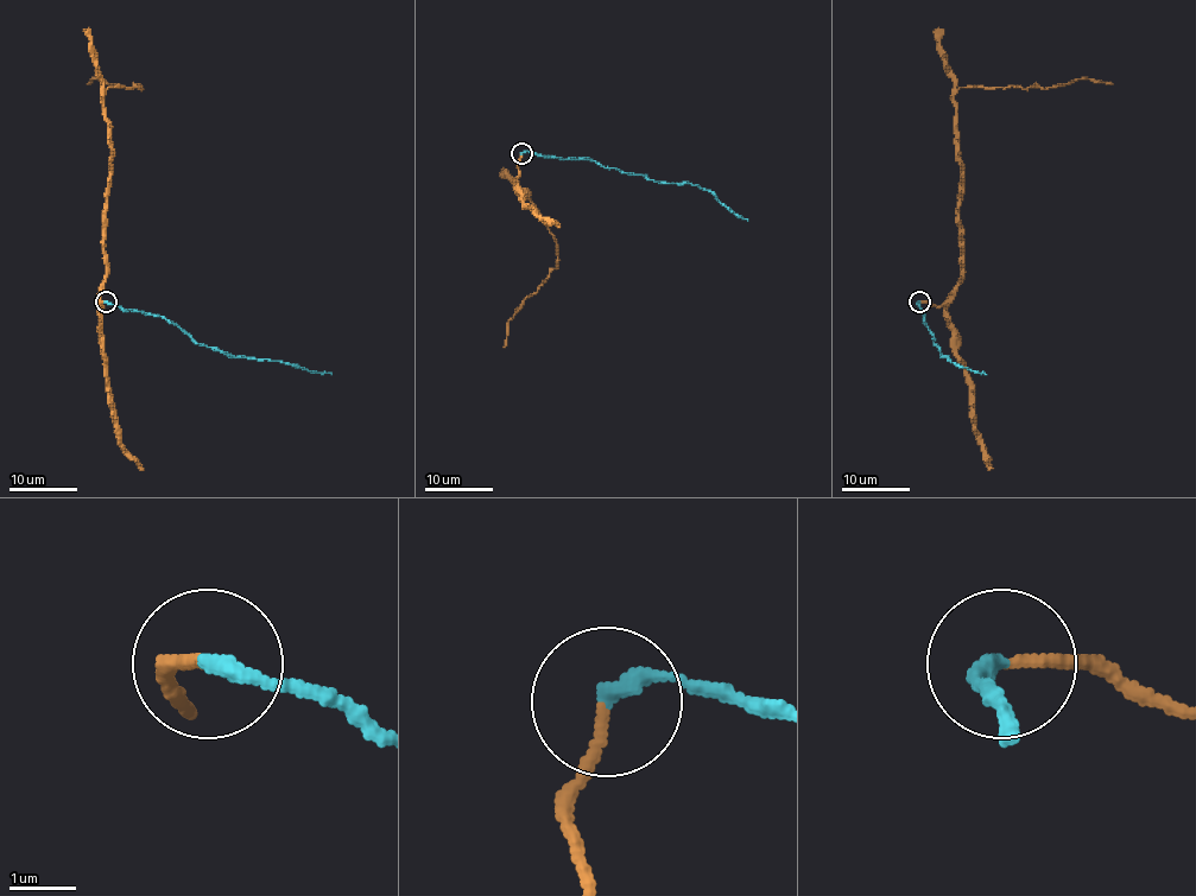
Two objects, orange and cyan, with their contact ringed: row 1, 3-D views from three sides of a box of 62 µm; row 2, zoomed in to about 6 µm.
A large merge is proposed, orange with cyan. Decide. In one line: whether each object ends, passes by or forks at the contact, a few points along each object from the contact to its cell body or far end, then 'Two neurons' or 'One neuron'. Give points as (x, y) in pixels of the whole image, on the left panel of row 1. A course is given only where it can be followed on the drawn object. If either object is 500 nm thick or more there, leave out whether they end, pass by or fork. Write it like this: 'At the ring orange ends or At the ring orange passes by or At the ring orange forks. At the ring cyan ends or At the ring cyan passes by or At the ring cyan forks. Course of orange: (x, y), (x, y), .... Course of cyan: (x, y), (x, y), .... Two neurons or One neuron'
At the ring orange ends. At the ring cyan ends. Course of orange: (106, 303), (101, 285), (111, 121), (103, 94), (109, 88), (141, 89), (101, 78), (87, 84). Course of cyan: (106, 303), (176, 323), (198, 343), (234, 357), (274, 361), (331, 374). One neuron

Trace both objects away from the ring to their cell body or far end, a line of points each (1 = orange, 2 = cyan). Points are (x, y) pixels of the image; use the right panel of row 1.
1: (919, 303), (940, 306), (961, 277), (961, 158), (954, 94), (961, 88), (1048, 89), (1079, 78), (1113, 84)
2: (919, 303), (916, 304), (924, 312), (924, 323), (940, 353), (955, 364), (986, 374)

